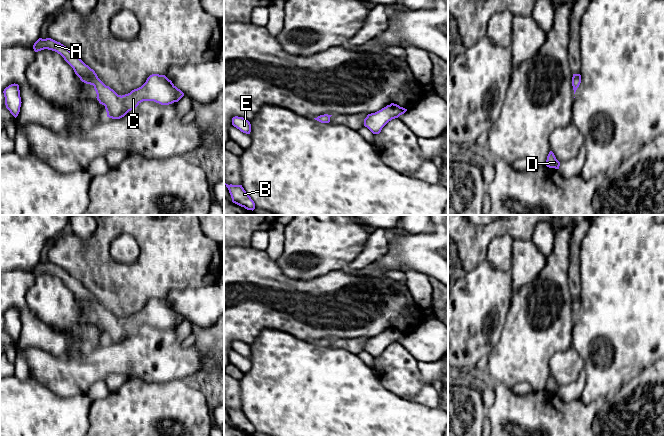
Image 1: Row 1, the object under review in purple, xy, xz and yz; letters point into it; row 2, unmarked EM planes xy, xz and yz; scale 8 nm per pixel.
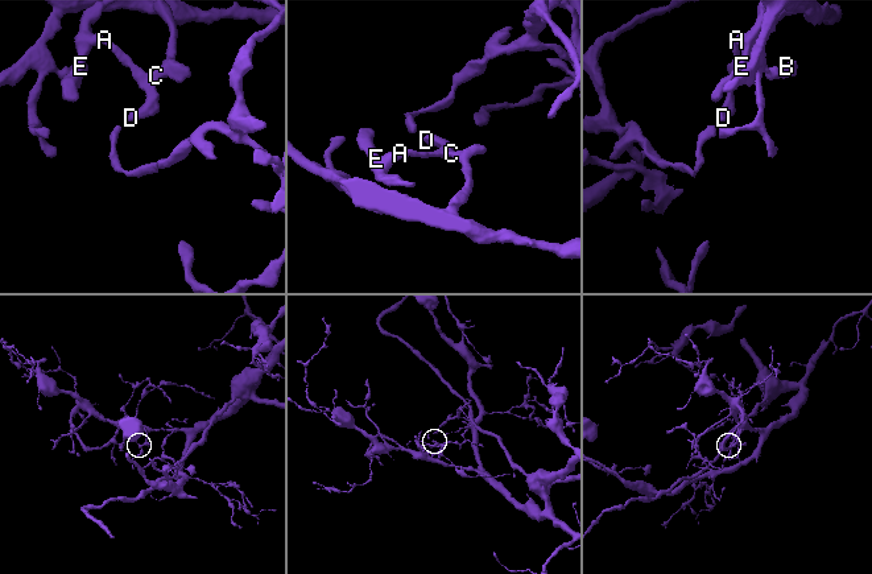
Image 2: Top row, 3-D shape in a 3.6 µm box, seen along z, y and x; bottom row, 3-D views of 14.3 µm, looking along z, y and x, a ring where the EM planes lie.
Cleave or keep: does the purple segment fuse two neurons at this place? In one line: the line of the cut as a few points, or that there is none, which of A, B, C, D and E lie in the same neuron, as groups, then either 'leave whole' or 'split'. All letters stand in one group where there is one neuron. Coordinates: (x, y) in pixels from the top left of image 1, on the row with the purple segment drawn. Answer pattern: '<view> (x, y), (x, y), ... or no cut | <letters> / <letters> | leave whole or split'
xy (94, 86), (105, 86), (116, 95), (118, 100), (121, 98) | A E / B C D | split

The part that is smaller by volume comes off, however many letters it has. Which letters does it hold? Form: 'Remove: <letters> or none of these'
Remove: A, E

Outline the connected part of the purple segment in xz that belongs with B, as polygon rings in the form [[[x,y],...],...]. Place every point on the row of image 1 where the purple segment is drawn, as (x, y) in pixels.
[[[225,182],[224,184],[226,185],[226,187],[229,190],[233,203],[241,207],[244,207],[247,210],[253,211],[255,209],[254,201],[246,193],[242,185],[232,185],[232,184],[228,185]]]

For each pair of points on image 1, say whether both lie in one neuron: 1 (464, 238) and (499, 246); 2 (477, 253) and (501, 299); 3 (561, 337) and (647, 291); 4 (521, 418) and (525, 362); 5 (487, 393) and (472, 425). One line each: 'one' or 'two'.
1: two
2: two
3: two
4: two
5: two

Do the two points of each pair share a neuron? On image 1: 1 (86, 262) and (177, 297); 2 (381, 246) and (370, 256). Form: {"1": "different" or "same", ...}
{"1": "different", "2": "same"}

